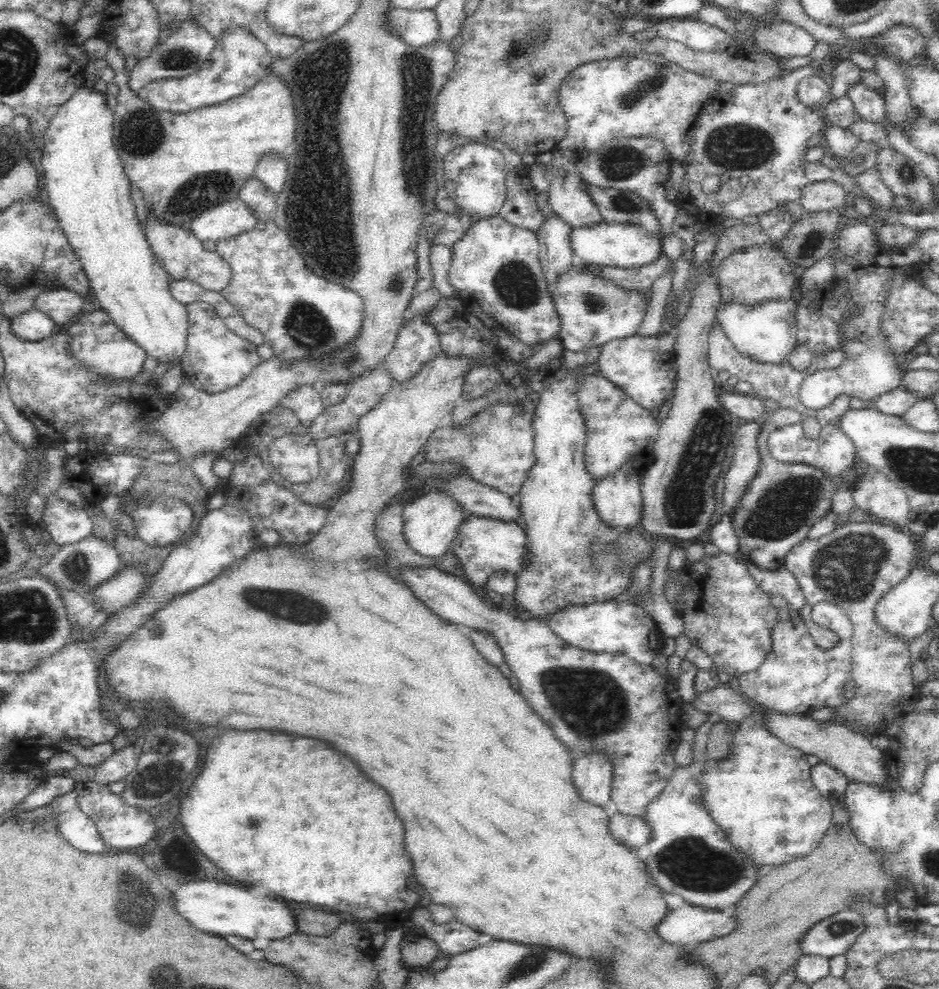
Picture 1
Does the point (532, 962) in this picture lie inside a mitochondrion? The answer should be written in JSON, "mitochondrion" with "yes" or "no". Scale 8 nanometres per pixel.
{"mitochondrion":"yes"}

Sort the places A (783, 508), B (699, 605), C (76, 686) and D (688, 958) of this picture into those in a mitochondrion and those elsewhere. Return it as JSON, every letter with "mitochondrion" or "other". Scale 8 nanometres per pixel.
{"A":"mitochondrion","B":"other","C":"other","D":"other"}

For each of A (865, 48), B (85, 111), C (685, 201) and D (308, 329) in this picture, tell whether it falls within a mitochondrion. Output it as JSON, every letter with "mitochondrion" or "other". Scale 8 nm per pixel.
{"A":"other","B":"other","C":"other","D":"mitochondrion"}

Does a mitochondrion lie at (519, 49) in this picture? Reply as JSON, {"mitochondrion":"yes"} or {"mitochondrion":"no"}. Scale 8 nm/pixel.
{"mitochondrion":"yes"}

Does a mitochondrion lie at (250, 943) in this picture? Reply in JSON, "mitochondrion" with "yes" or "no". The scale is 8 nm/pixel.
{"mitochondrion":"no"}

